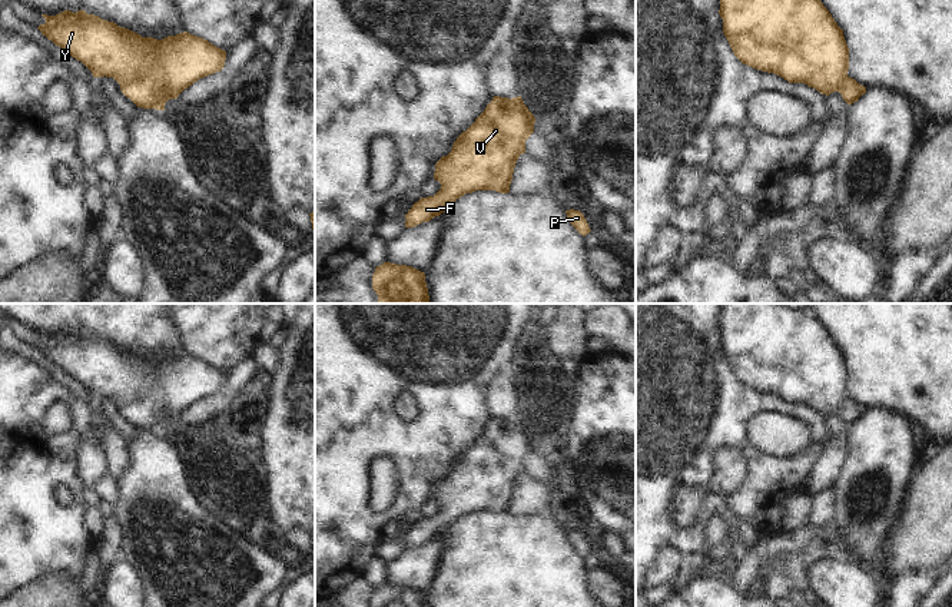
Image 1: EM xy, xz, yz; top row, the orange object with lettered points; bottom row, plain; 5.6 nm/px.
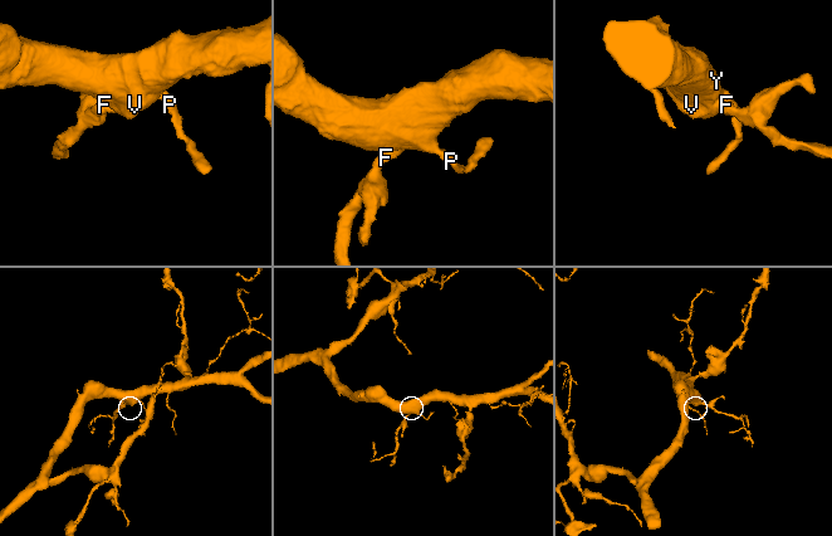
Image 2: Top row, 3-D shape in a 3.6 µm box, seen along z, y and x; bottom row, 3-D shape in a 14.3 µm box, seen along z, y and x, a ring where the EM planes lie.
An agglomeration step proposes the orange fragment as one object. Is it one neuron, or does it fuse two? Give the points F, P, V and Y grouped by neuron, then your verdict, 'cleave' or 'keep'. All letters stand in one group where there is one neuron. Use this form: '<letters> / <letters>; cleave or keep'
F P V Y; keep

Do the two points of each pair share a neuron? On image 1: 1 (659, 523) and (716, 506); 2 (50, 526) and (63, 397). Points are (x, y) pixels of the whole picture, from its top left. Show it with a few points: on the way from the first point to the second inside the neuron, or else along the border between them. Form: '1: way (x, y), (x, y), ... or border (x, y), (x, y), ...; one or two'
1: way (673, 533), (690, 533), (702, 520); one
2: way (46, 493), (46, 465), (80, 430), (80, 425); one

